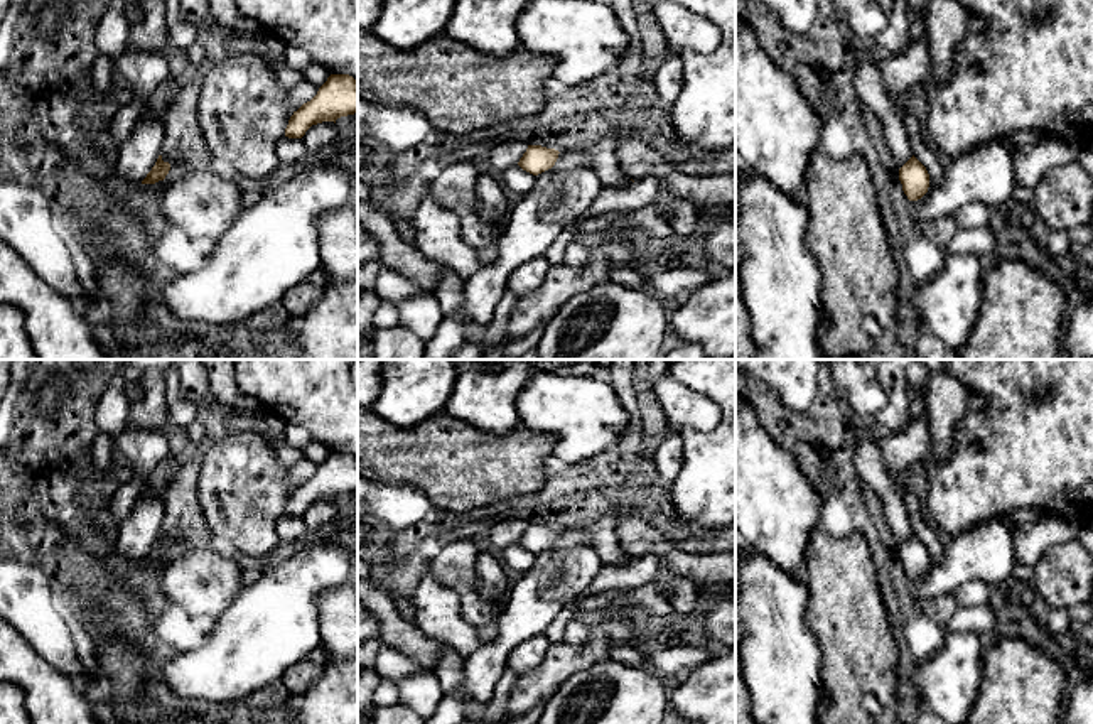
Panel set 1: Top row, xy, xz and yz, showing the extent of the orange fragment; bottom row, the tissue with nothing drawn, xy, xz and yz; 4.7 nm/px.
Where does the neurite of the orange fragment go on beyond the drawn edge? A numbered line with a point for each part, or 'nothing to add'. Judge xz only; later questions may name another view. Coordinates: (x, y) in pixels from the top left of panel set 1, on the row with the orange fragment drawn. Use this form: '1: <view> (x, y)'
nothing to add

